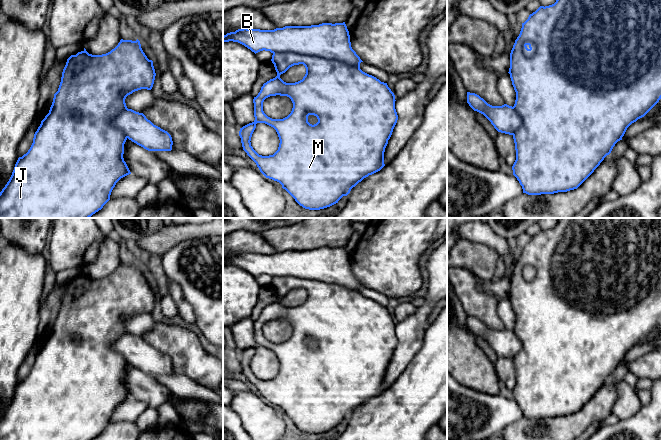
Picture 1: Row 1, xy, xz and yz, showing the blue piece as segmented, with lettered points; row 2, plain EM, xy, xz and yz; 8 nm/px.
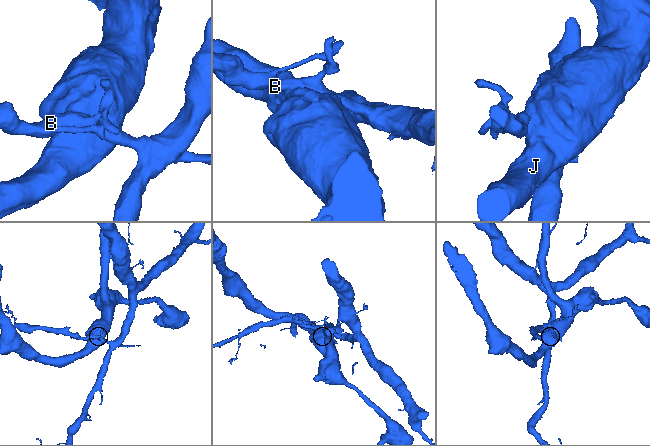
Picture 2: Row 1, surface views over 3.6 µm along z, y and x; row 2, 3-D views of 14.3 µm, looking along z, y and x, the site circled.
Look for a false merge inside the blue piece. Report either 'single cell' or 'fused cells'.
fused cells

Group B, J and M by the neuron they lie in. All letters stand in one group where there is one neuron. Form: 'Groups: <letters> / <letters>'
Groups: B / J M

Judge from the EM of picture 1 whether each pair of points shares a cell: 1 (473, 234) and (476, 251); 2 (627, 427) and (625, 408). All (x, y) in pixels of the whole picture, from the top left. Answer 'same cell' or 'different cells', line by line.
1: different cells
2: different cells

